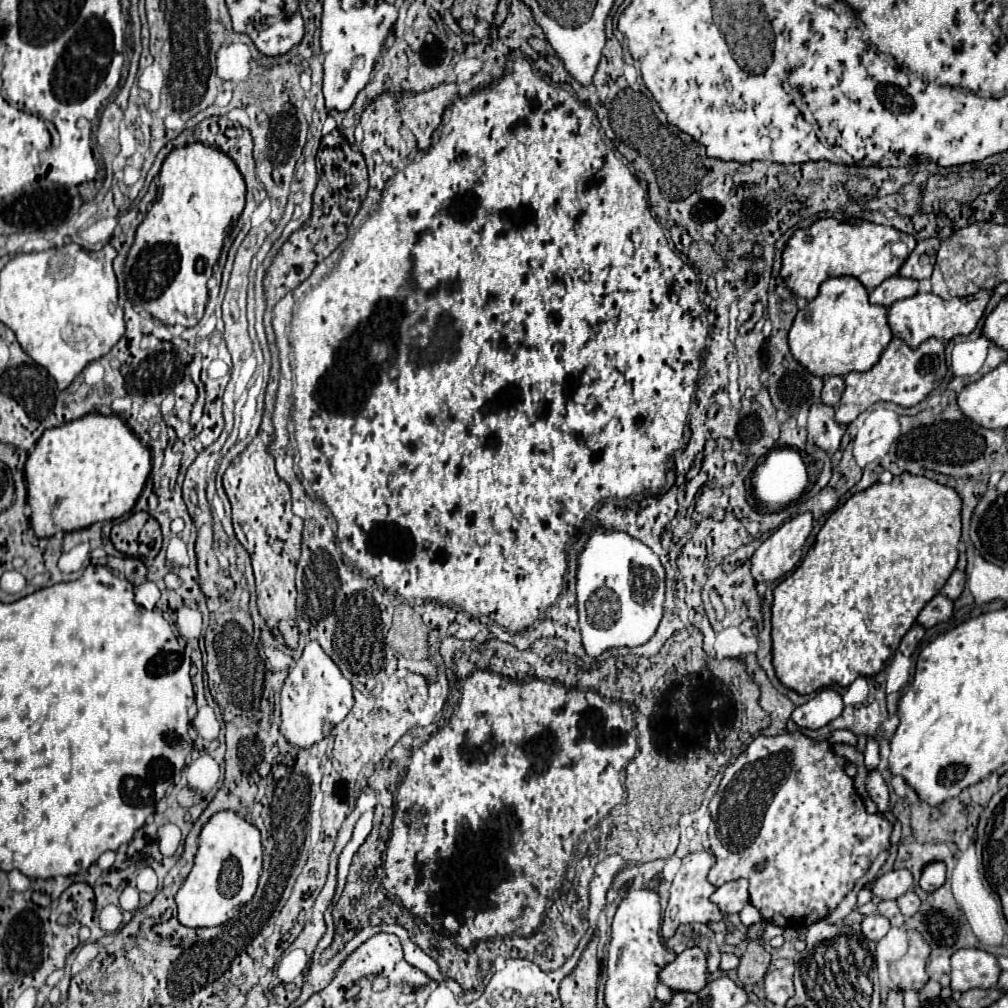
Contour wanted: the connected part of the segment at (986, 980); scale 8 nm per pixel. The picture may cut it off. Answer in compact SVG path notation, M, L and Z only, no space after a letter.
M962 948L952 954L952 990L968 992L972 988L994 988L1000 976L998 960L992 952L980 948Z

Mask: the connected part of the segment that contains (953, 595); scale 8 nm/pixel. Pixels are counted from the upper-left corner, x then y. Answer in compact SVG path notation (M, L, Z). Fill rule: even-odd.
M954 570L952 576L948 578L946 586L944 586L944 594L946 594L950 600L956 600L956 598L962 594L964 586L966 586L966 574L960 572L960 570Z

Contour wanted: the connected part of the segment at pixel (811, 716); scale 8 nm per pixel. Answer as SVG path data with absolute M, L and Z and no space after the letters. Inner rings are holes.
M824 688L812 700L798 706L792 712L792 720L800 728L818 730L818 728L826 726L828 722L832 722L834 718L838 718L842 714L842 708L844 708L842 696L832 688Z

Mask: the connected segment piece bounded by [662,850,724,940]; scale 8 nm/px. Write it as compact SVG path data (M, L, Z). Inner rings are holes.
M704 850L704 852L696 852L696 854L688 854L682 860L680 870L676 872L674 880L672 880L672 888L670 888L670 900L664 912L664 922L662 922L662 938L670 940L676 932L676 928L680 924L708 924L708 922L720 922L724 920L722 910L710 902L710 896L714 894L714 886L708 882L708 870L712 868L714 856Z

